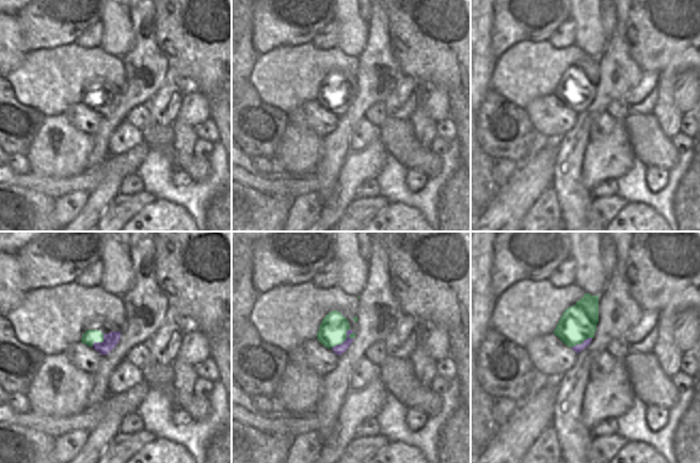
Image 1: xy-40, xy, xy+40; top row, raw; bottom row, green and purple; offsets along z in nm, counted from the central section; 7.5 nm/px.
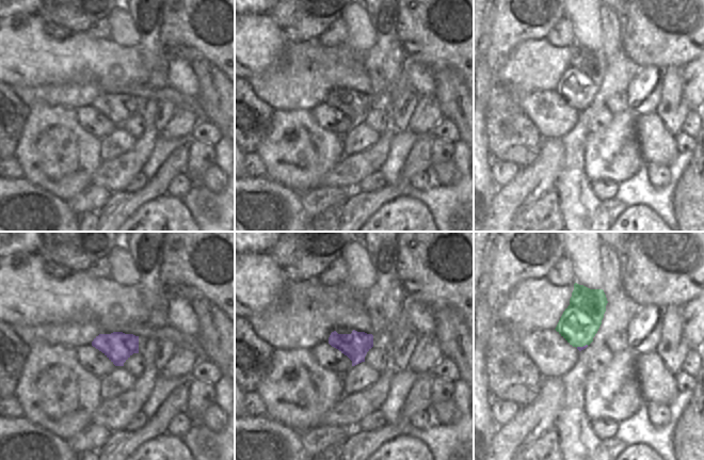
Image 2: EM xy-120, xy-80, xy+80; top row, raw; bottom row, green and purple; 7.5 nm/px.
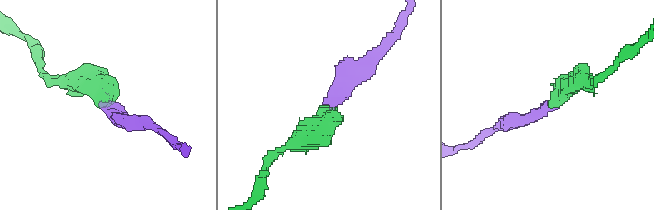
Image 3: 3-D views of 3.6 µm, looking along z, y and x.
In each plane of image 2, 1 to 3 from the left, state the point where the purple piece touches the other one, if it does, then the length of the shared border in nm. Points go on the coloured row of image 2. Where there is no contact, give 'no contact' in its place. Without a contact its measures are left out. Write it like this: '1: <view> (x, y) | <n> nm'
1: no contact
2: no contact
3: xy+80 (581, 346) | 100 nm

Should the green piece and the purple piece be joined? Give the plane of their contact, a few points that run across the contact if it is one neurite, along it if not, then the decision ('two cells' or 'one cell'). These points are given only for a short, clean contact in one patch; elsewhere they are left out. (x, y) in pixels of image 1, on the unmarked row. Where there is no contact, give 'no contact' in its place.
meets green in xy; line xy (333, 91), (341, 104), (339, 110); one cell

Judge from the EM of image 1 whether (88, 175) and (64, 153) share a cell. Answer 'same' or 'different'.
different

